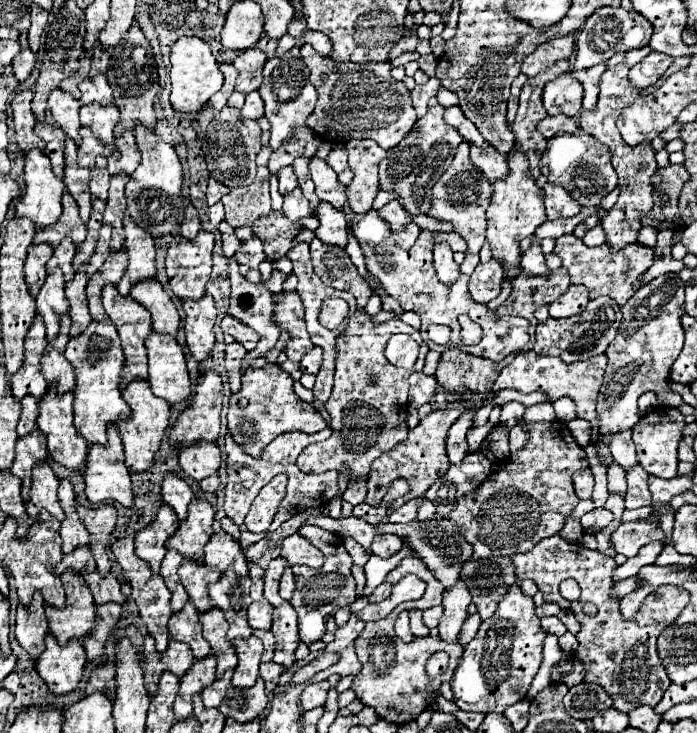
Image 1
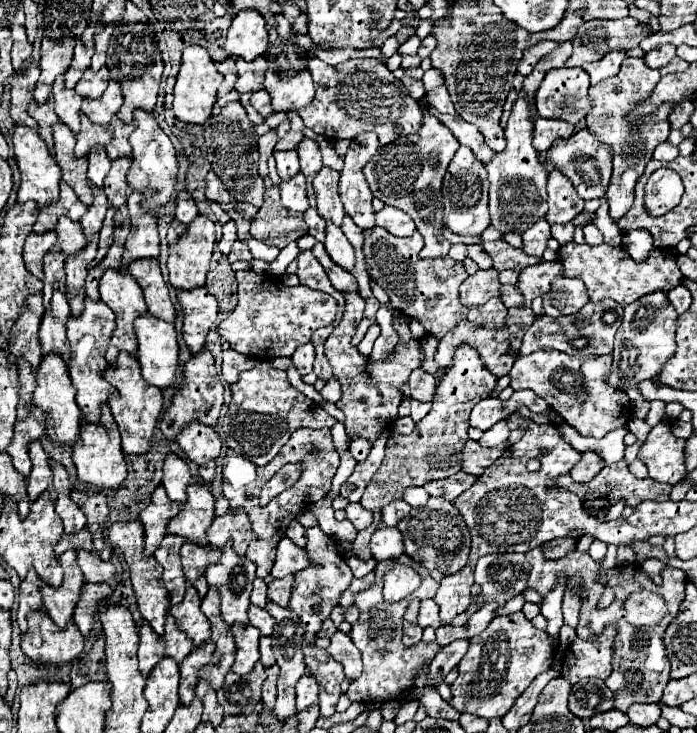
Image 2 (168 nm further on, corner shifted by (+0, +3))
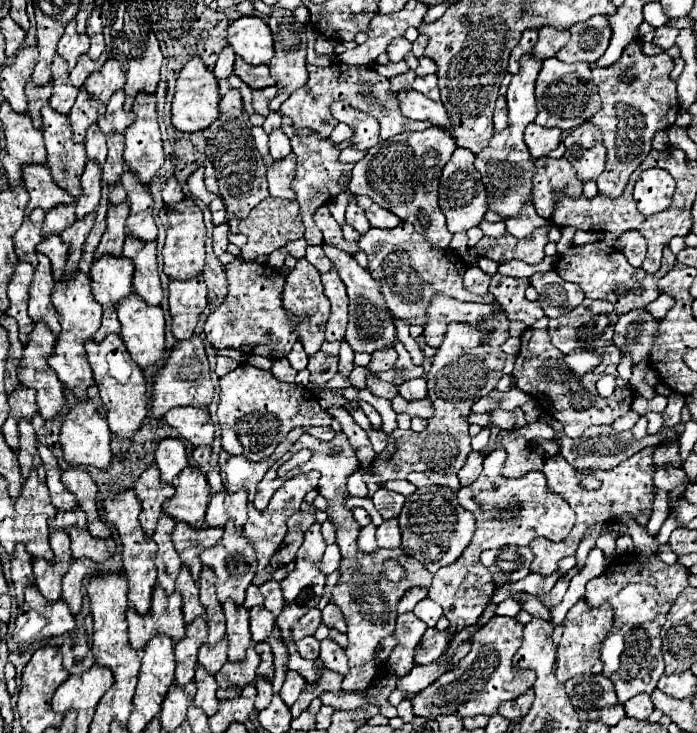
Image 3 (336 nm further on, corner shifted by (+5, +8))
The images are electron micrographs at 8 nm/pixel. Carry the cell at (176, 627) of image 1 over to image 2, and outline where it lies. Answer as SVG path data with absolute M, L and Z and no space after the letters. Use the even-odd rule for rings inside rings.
M186 585L184 601L174 605L170 613L176 617L176 625L194 641L194 645L202 645L210 639L210 621L200 609L200 597L194 587Z

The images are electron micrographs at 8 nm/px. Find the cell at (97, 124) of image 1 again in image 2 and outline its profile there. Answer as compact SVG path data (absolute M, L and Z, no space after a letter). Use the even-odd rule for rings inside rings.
M110 81L100 99L90 99L90 97L84 99L82 113L86 113L94 123L108 125L120 107L122 107L122 89L118 81Z

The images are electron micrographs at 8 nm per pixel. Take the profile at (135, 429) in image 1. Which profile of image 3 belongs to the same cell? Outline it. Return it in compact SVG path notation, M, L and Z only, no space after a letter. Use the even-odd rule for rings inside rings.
M109 334L101 344L89 342L85 350L87 350L87 360L91 364L97 388L99 388L99 396L107 410L107 422L111 432L119 438L131 438L133 434L139 432L147 416L147 396L145 396L147 382L141 368L133 364L123 340L117 334Z

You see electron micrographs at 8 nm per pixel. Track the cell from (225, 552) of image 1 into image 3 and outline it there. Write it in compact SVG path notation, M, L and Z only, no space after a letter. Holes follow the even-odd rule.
M223 490L211 496L205 514L205 524L211 528L223 528L229 520L235 522L237 530L243 528L247 520L247 490L239 490L235 494Z

